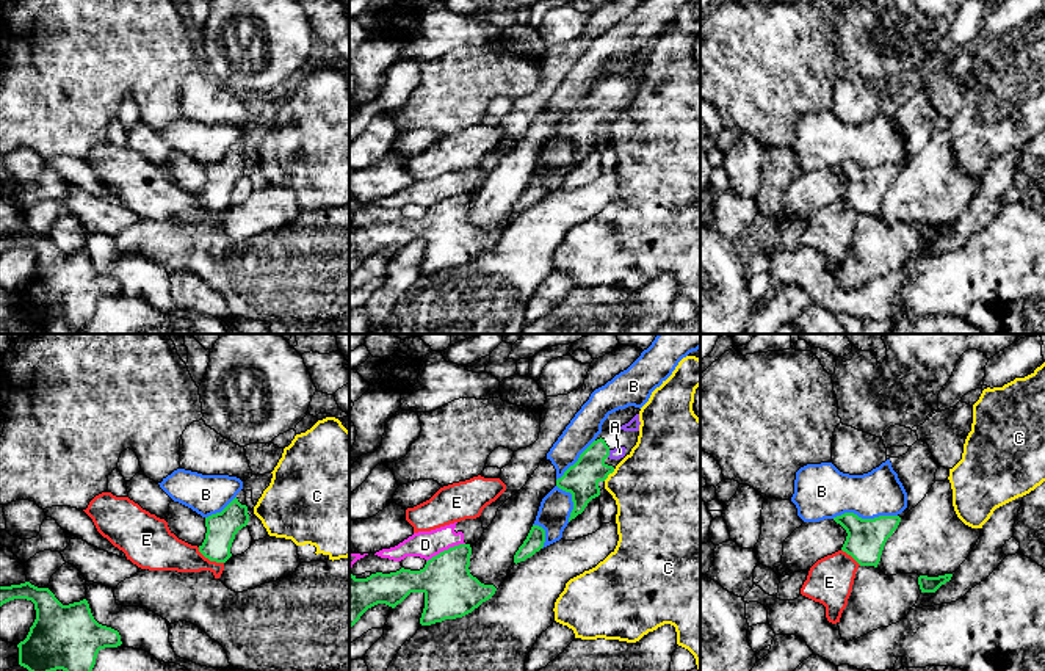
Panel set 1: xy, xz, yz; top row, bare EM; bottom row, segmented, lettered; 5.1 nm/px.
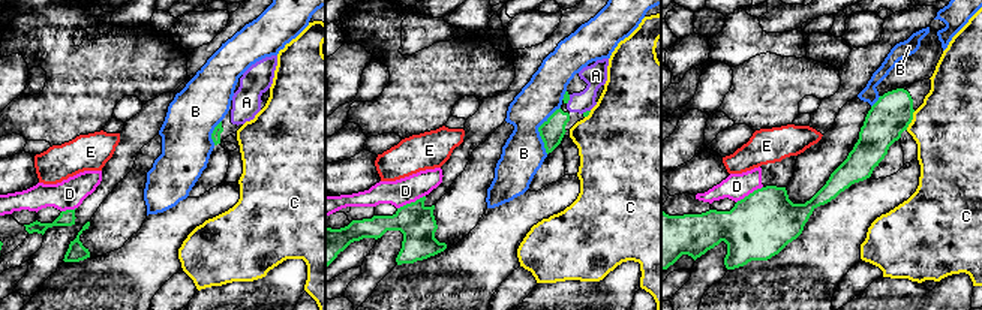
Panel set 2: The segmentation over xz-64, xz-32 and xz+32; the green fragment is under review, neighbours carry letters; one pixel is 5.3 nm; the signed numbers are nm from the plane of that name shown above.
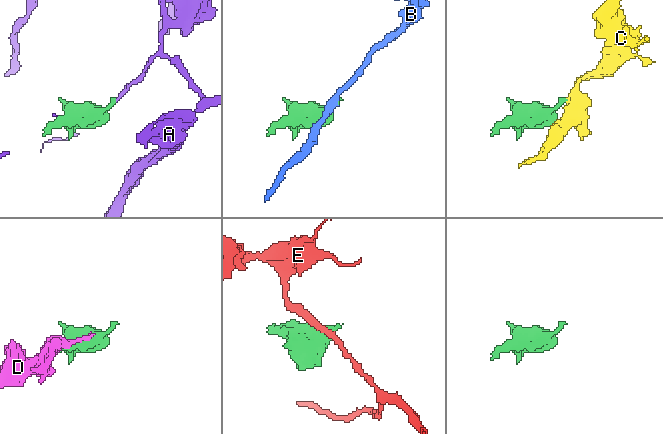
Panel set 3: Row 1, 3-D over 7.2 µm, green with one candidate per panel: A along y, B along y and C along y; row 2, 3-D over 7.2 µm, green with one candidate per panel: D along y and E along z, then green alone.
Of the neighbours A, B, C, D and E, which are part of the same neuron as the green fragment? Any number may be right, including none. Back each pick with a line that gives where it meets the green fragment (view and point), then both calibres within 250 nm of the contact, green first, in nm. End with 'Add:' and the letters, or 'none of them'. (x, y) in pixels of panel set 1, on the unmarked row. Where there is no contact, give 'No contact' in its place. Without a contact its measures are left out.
A: Touches green at xz (608, 102). Thickness 180 nm (green) against 60 nm
Add: A

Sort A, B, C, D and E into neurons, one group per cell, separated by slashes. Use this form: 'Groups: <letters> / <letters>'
Groups: A / B / C / D / E

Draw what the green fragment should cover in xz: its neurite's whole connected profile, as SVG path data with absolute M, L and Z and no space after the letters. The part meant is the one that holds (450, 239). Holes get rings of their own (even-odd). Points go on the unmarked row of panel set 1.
M459 193L426 210L420 219L401 216L396 221L376 221L357 227L349 221L349 277L378 252L395 257L410 241L425 243L421 274L456 268L489 249L497 237L470 223L470 193Z

